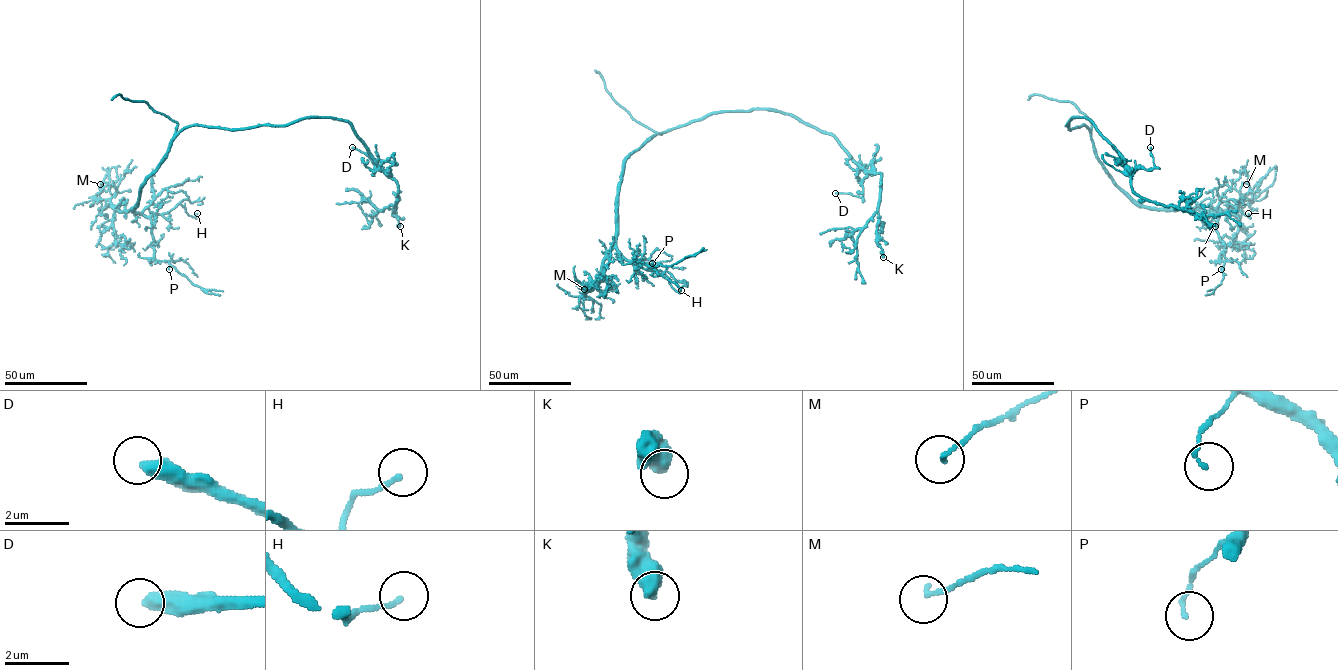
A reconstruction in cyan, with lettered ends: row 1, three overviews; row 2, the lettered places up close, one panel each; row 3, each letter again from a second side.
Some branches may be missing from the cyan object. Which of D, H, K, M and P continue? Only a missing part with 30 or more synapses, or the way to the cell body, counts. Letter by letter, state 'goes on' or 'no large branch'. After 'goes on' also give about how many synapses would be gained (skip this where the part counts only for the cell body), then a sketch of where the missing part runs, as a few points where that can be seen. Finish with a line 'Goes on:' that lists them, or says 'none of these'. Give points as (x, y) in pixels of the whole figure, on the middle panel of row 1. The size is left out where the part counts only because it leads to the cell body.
D: no large branch
H: no large branch
K: no large branch
M: no large branch
P: no large branch
Goes on: none of these

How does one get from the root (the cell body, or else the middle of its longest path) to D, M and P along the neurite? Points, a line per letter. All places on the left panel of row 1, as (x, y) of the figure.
D: (217, 127), (282, 125), (310, 117), (342, 119), (350, 125), (383, 171), (366, 154), (352, 147)
M: (217, 127), (183, 128), (166, 157), (141, 185), (139, 202), (132, 209), (117, 210), (109, 185), (100, 184)
P: (217, 127), (183, 128), (166, 157), (141, 185), (132, 210), (150, 219), (154, 258), (167, 261), (169, 269)

